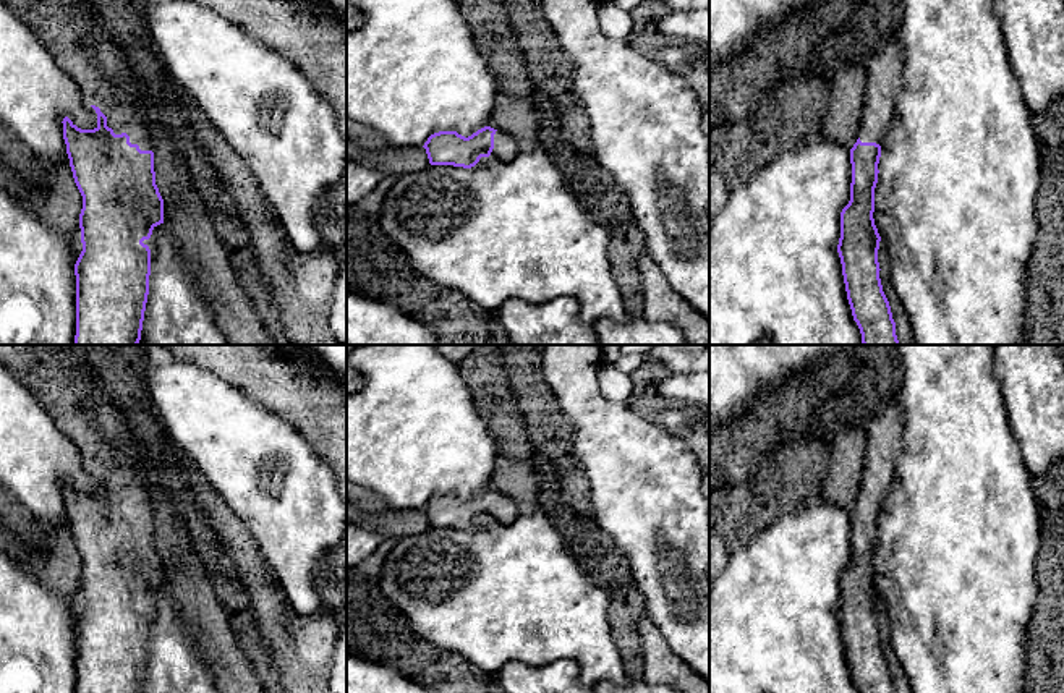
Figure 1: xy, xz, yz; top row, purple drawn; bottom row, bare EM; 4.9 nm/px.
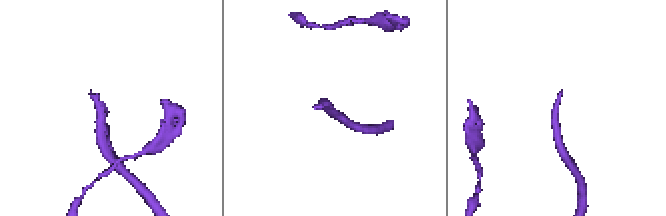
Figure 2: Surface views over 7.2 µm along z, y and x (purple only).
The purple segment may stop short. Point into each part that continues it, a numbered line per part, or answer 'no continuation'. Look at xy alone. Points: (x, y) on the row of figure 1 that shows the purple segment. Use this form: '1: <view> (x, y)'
1: xy (72, 44)

